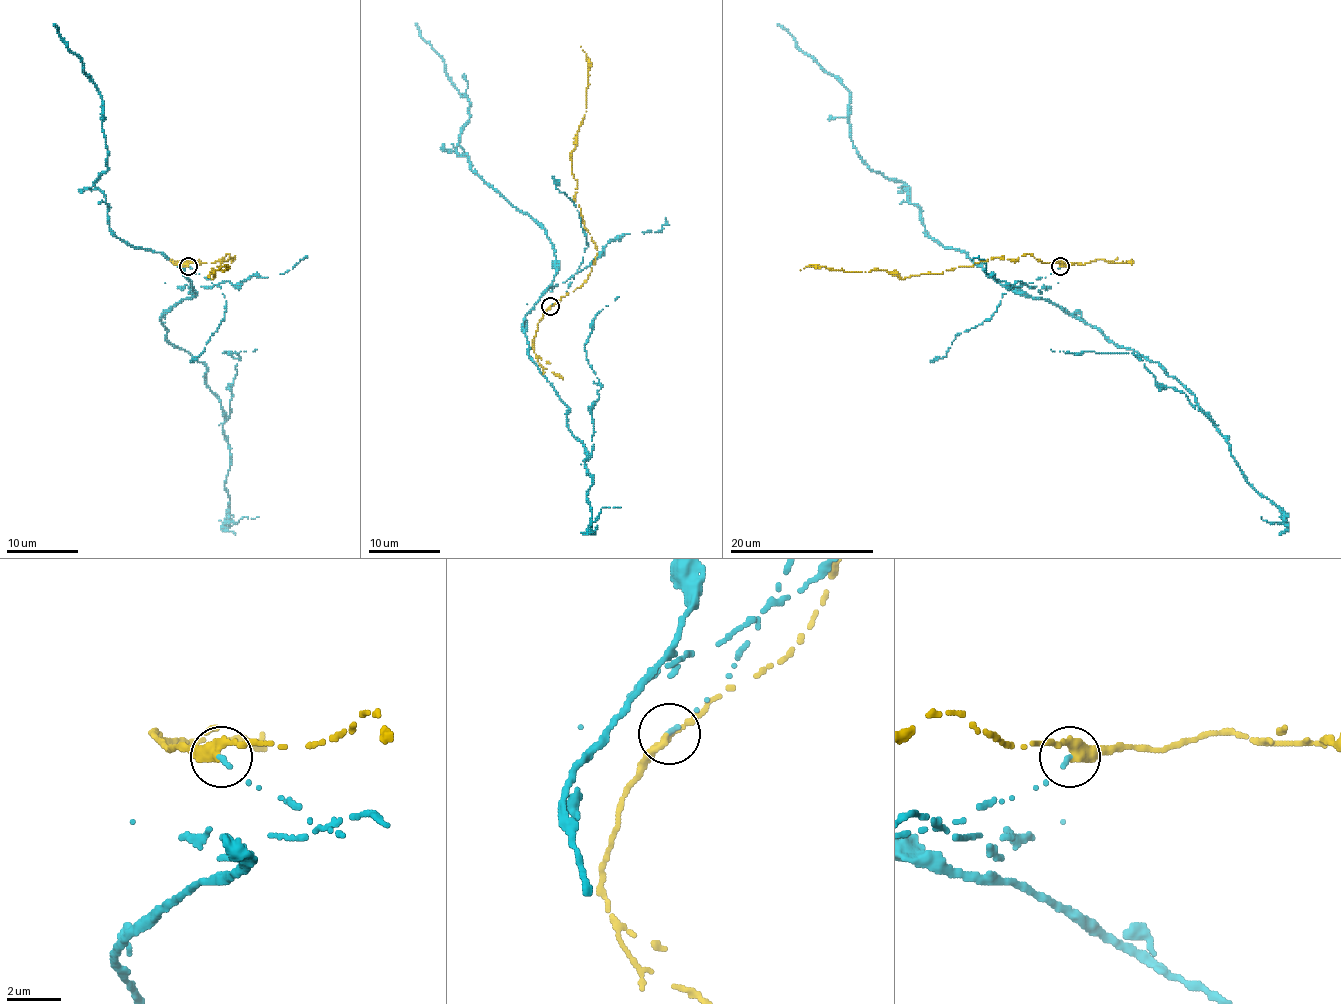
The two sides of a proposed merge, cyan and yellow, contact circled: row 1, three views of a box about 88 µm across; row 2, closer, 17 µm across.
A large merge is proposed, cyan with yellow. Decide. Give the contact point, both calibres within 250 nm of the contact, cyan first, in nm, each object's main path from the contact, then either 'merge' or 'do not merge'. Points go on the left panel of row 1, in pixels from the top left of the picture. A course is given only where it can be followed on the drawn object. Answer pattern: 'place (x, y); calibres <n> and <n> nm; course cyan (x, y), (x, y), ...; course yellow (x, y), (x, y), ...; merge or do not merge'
place (188, 266); calibres 150 and 320 nm; course cyan (188, 266), (213, 284), (190, 297), (177, 265), (111, 230), (94, 185), (107, 169), (100, 92), (53, 23); course yellow (188, 266), (220, 261), (226, 256), (235, 259), (213, 268), (211, 279), (226, 266), (219, 270); do not merge

